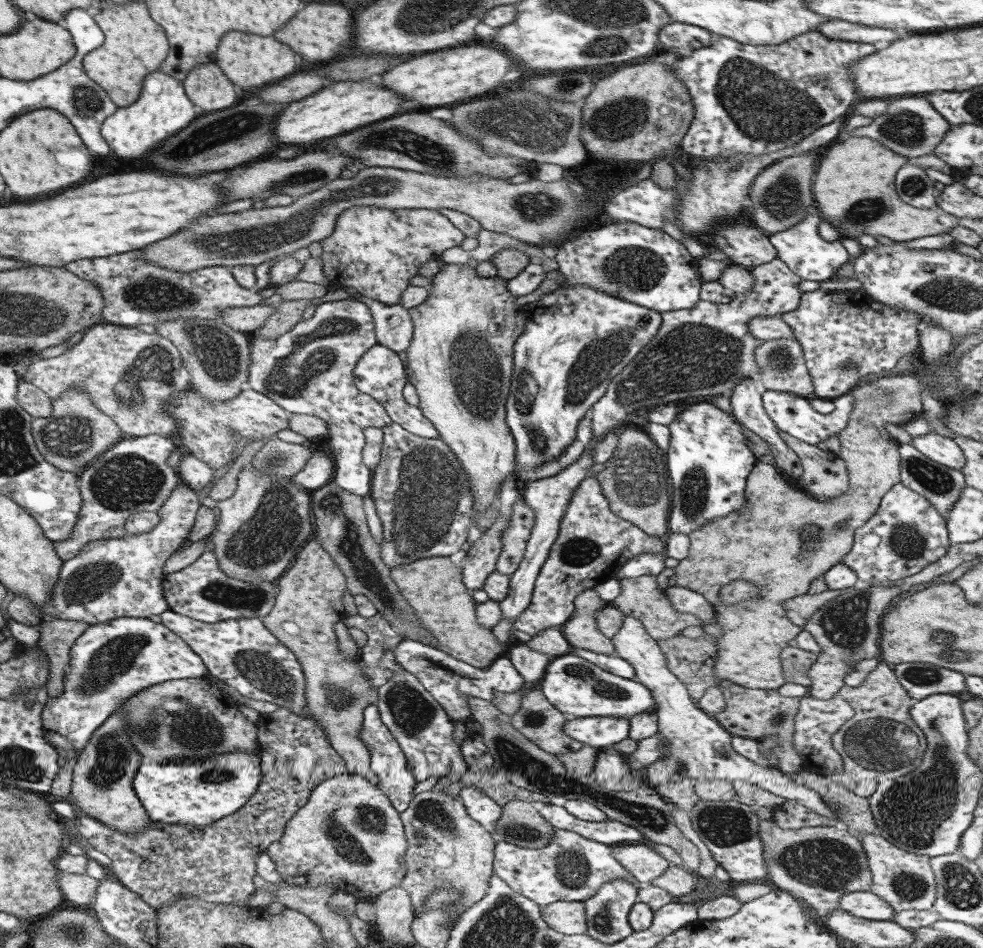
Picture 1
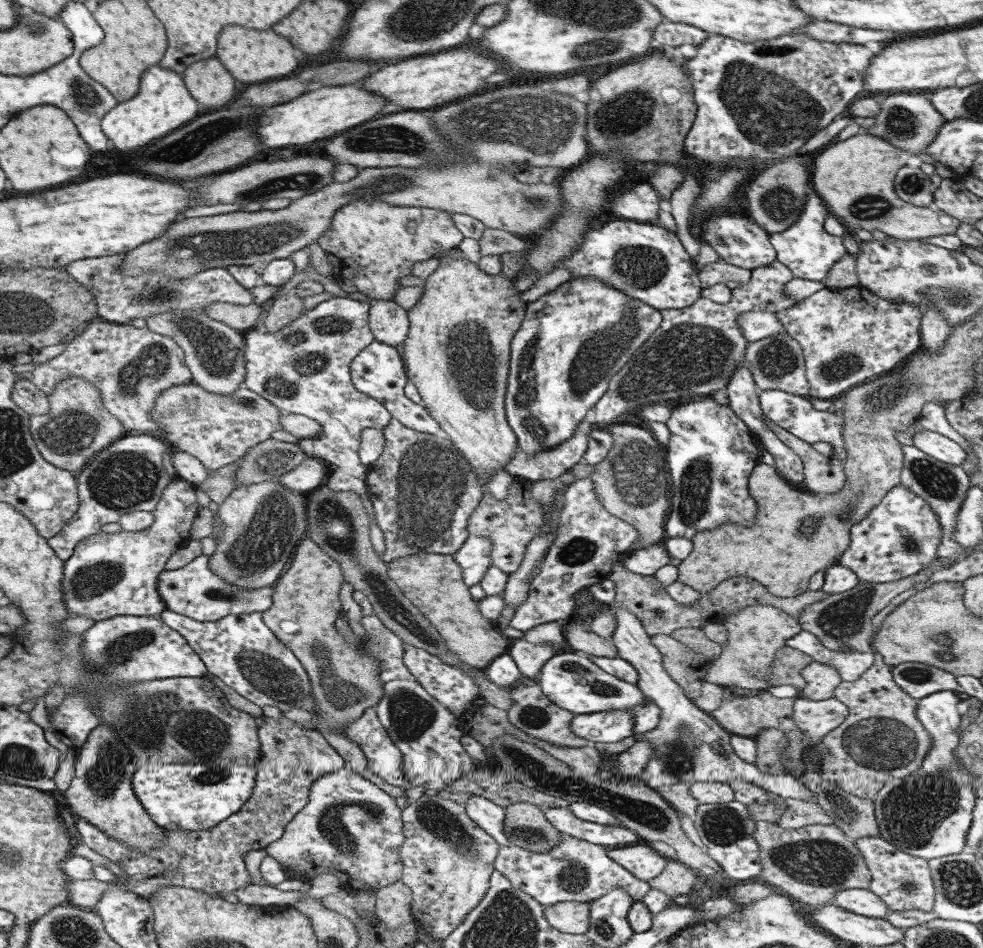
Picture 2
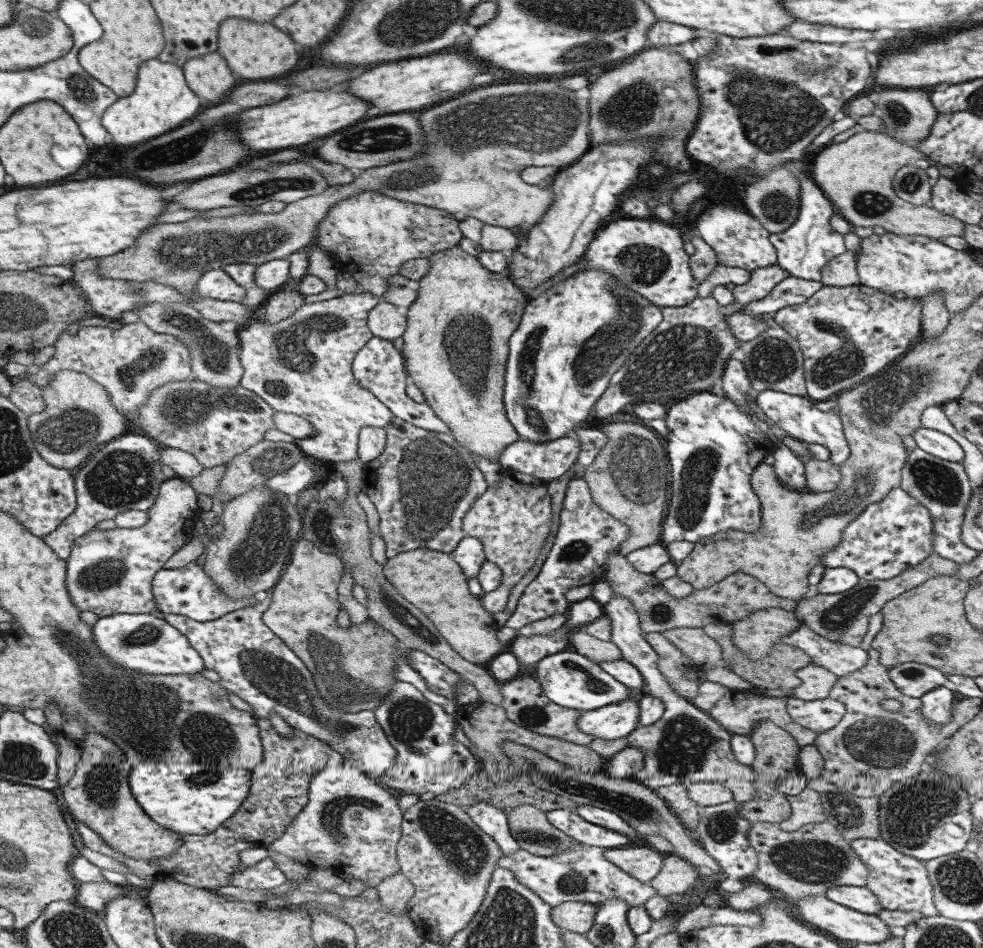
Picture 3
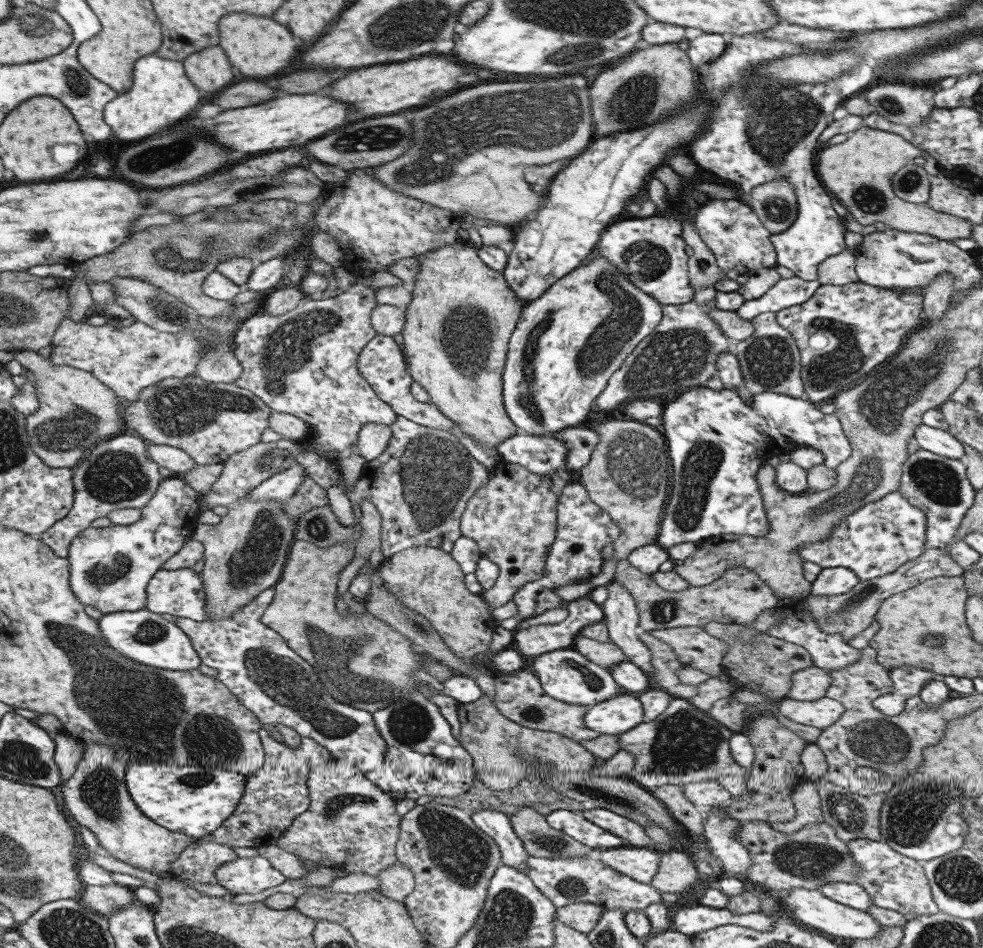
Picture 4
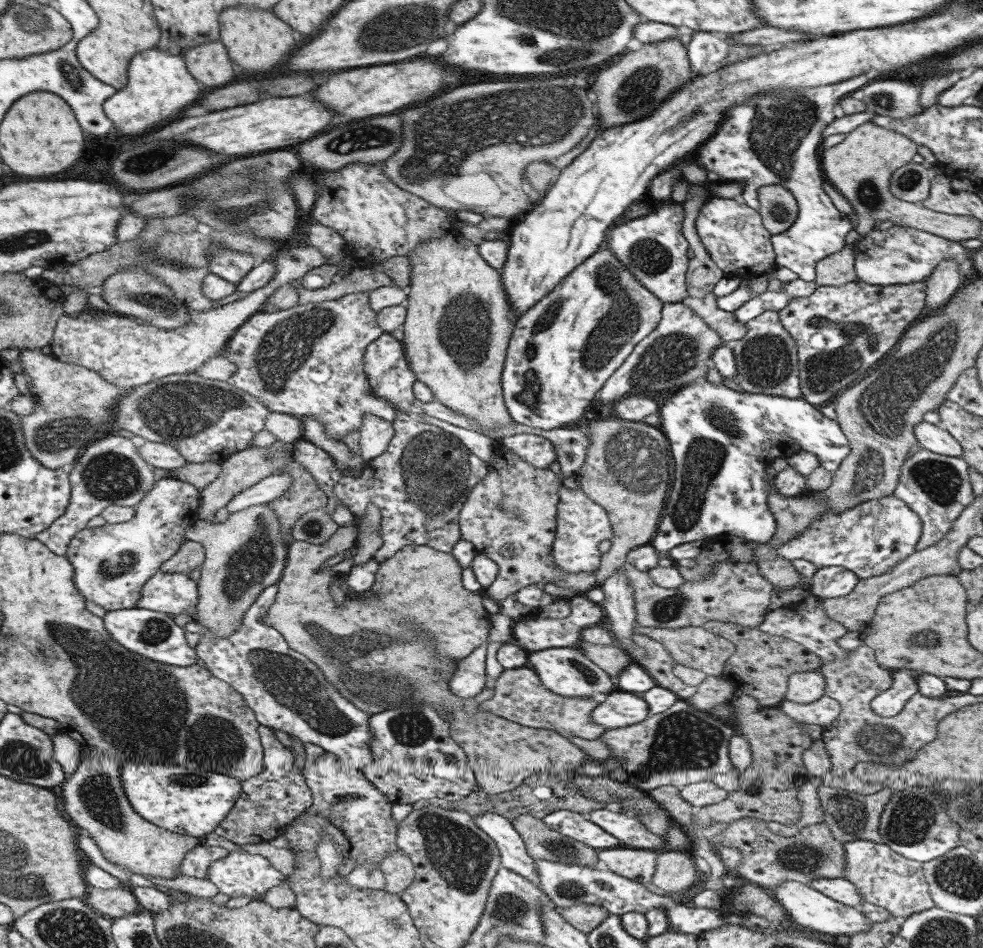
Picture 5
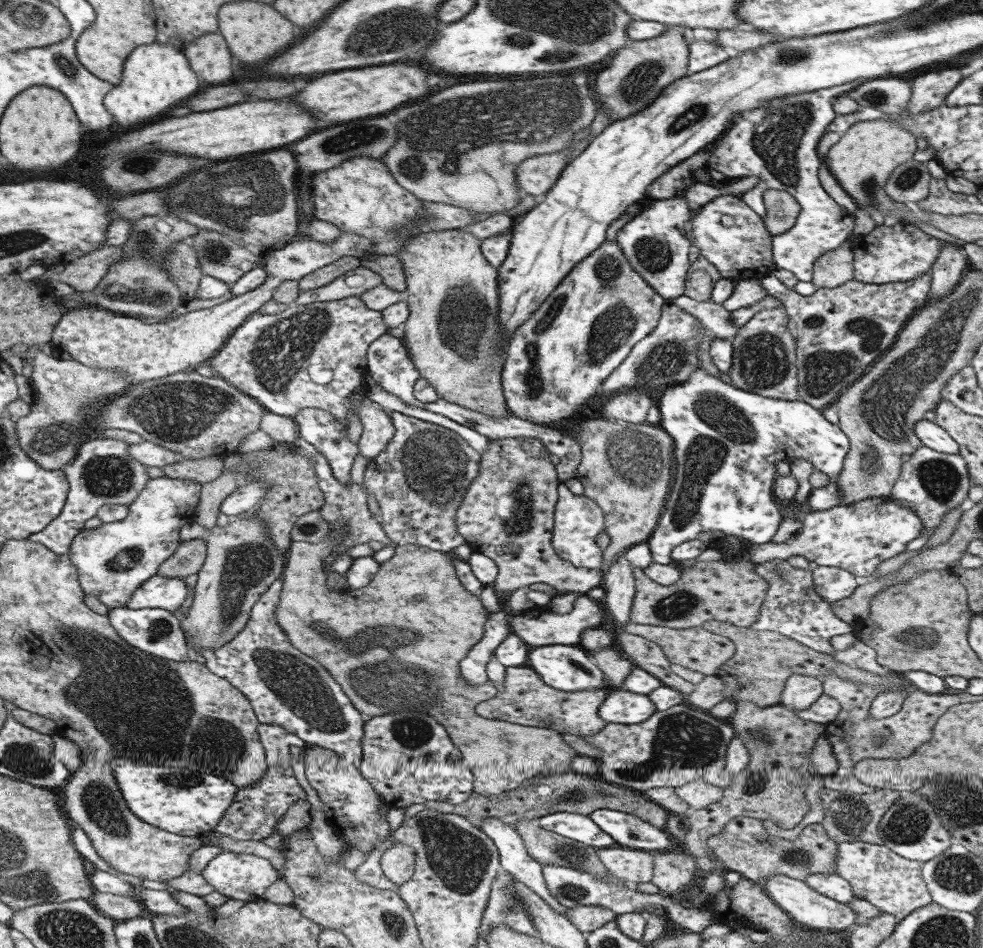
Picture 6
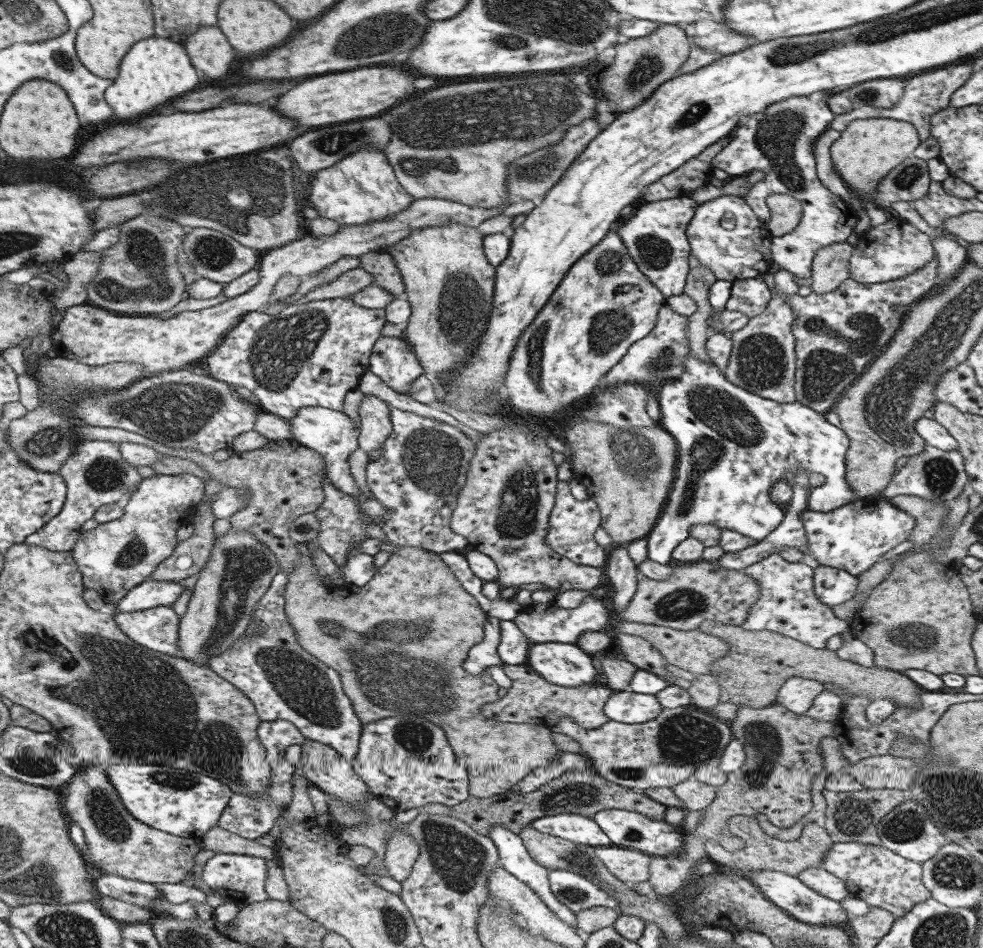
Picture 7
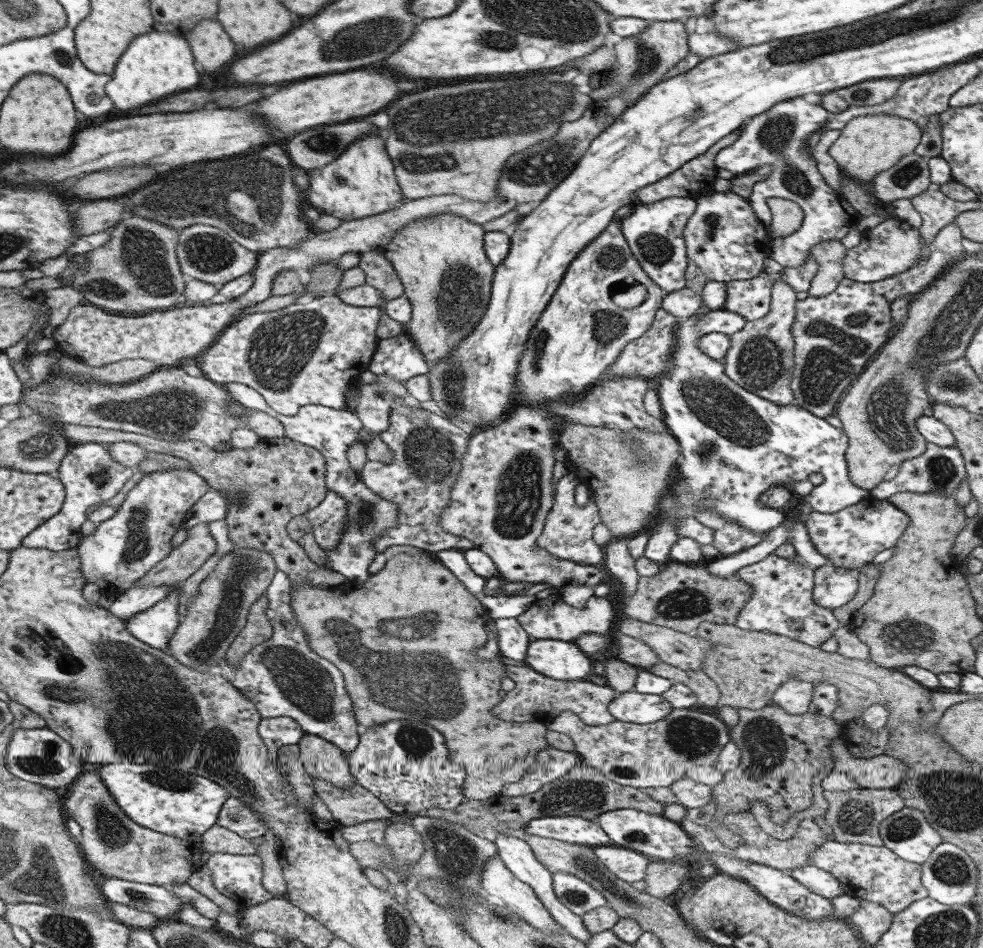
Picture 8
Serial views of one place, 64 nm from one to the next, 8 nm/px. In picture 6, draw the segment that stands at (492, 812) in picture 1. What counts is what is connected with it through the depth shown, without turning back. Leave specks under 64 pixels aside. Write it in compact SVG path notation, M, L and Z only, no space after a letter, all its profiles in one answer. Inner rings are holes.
M487 818L480 830L484 831L497 846L501 870L514 876L514 879L528 886L546 902L552 910L566 916L566 908L560 906L548 892L543 865L536 862L528 853L522 837L515 827L502 822L499 818Z

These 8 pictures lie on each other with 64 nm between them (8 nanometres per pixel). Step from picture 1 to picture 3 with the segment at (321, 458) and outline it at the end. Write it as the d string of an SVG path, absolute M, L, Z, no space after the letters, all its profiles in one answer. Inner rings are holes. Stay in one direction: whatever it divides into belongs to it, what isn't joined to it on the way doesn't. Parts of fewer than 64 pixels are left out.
M304 458L284 473L269 478L263 486L272 492L295 497L308 485L319 483L318 475L316 475L316 465L314 465L314 462L318 461L314 458Z

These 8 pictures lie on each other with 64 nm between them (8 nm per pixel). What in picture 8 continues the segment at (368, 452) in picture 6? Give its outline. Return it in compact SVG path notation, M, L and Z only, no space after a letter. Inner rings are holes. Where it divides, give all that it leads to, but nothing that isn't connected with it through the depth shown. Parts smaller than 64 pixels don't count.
M378 376L378 379L380 381L369 385L359 385L358 388L360 398L356 415L366 430L366 437L361 440L364 444L372 442L374 438L382 436L388 430L389 416L396 396L408 396L402 382L385 379L384 376Z

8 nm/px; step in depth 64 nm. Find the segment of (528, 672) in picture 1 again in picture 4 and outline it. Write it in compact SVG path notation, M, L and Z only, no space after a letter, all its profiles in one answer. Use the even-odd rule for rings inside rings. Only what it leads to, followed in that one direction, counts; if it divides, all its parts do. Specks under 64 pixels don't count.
M589 596L566 602L568 616L562 622L553 625L532 625L527 629L516 628L513 632L512 647L526 660L535 659L540 653L549 653L553 650L568 649L574 646L575 638L581 630L590 624L596 624L604 618L601 605L592 601Z

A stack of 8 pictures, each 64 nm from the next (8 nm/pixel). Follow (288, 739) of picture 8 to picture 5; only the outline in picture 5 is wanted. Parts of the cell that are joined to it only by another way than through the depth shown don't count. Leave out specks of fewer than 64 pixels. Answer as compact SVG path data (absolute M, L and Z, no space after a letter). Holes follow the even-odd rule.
M260 725L258 730L261 745L263 746L263 763L264 768L254 778L241 781L240 796L236 799L236 804L230 809L227 817L215 828L215 833L226 840L230 840L237 845L269 843L270 840L283 834L283 828L294 818L302 815L308 807L313 803L313 796L307 785L306 772L298 771L294 765L295 753L291 749L285 747L280 740L276 739L274 729Z

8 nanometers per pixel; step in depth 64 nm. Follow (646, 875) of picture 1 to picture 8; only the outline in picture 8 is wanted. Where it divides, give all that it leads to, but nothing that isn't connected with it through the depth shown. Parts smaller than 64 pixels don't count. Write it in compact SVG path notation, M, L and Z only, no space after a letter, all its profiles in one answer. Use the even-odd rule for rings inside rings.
M614 844L594 849L599 861L620 880L631 884L644 881L646 878L648 863L652 861L651 857Z

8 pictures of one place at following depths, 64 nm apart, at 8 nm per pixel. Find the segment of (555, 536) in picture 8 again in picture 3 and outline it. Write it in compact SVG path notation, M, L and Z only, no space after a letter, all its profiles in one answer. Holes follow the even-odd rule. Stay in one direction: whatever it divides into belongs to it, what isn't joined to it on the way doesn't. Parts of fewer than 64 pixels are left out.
M571 478L567 484L559 522L560 528L554 544L540 572L522 592L516 609L506 621L508 628L518 630L535 620L566 614L571 603L564 597L564 593L569 588L600 581L608 570L608 552L618 550L620 543L626 542L630 536L626 525L593 501L588 483L583 478Z

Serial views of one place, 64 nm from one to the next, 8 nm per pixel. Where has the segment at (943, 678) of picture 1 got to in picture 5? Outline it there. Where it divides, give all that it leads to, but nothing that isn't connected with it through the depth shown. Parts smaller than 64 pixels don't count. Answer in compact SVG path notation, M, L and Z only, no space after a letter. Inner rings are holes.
M912 670L892 671L893 685L871 700L872 710L878 716L891 717L897 715L911 696L919 691L915 678L920 672Z

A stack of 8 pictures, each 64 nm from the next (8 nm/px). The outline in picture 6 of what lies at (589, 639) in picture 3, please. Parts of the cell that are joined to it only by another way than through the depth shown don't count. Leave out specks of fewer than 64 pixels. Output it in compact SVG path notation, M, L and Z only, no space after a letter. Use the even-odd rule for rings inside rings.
M613 646L588 652L595 666L606 676L611 689L620 688L624 679L632 673L634 664L628 658L618 655L618 647Z

